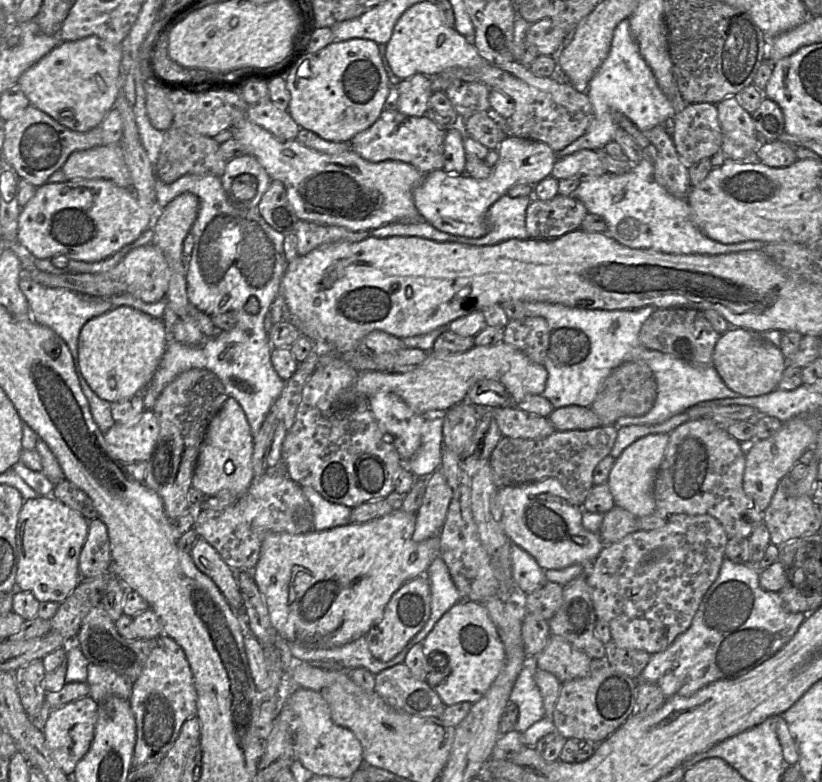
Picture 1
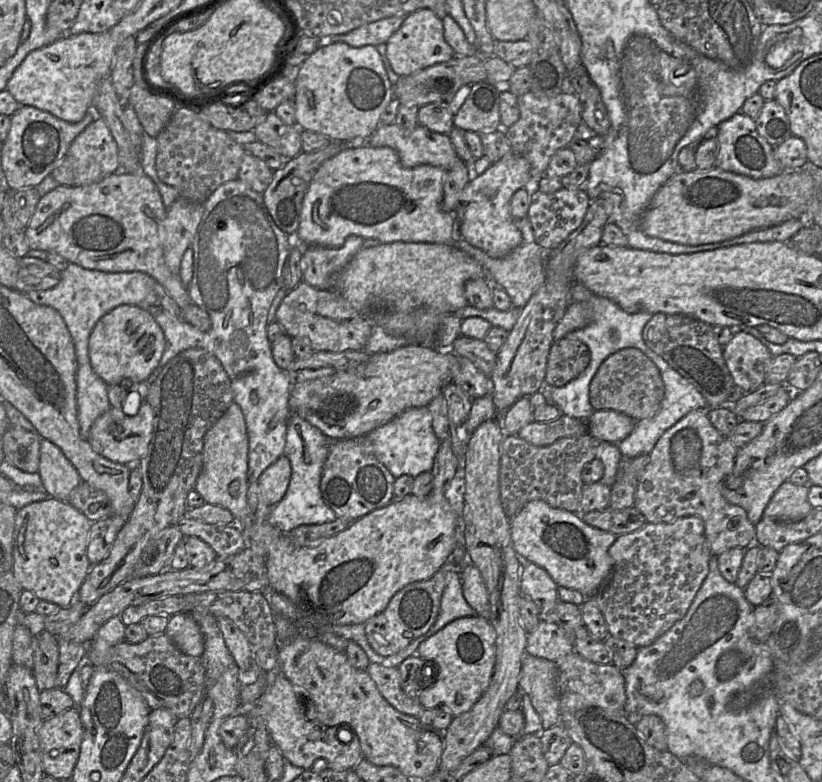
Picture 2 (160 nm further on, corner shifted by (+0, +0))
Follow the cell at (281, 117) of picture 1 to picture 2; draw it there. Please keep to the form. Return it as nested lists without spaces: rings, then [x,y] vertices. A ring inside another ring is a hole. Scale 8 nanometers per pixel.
[[[274,111],[268,112],[264,121],[253,129],[257,139],[272,147],[286,159],[293,159],[302,151],[302,130],[285,124]]]

